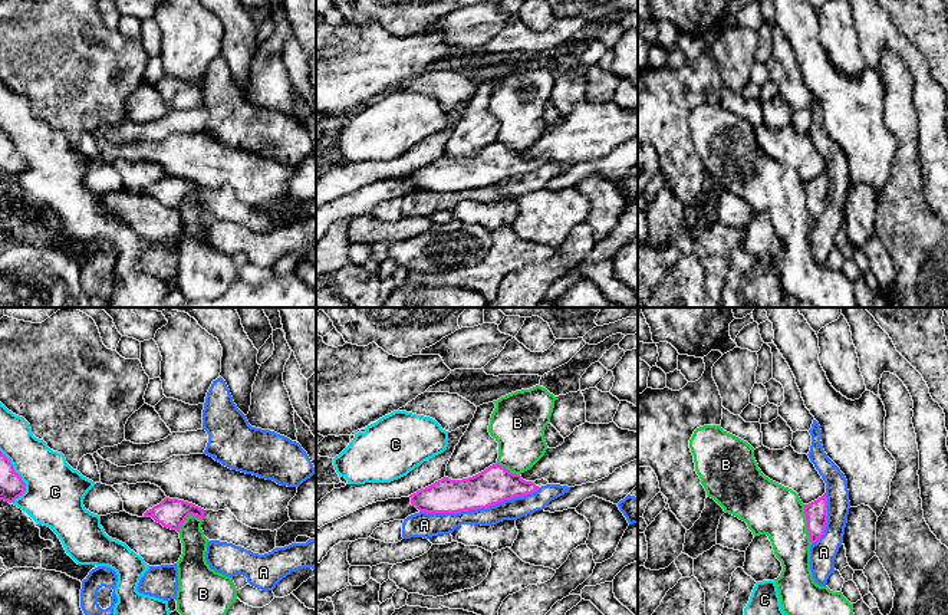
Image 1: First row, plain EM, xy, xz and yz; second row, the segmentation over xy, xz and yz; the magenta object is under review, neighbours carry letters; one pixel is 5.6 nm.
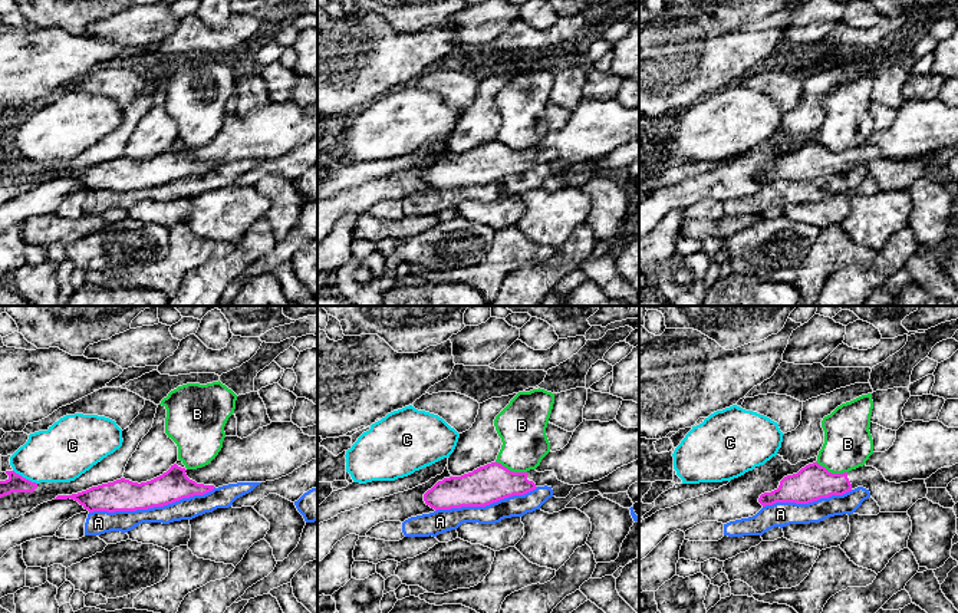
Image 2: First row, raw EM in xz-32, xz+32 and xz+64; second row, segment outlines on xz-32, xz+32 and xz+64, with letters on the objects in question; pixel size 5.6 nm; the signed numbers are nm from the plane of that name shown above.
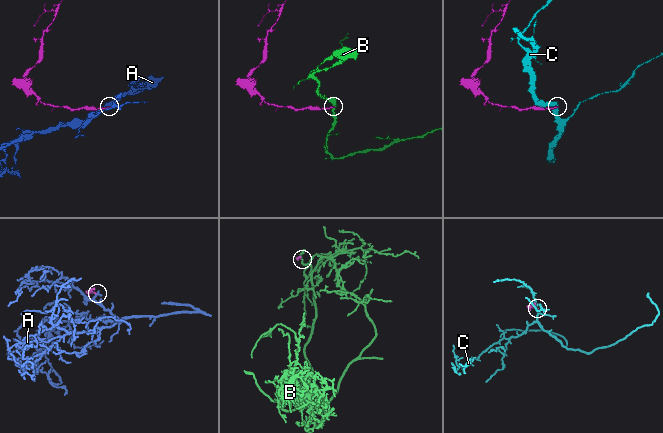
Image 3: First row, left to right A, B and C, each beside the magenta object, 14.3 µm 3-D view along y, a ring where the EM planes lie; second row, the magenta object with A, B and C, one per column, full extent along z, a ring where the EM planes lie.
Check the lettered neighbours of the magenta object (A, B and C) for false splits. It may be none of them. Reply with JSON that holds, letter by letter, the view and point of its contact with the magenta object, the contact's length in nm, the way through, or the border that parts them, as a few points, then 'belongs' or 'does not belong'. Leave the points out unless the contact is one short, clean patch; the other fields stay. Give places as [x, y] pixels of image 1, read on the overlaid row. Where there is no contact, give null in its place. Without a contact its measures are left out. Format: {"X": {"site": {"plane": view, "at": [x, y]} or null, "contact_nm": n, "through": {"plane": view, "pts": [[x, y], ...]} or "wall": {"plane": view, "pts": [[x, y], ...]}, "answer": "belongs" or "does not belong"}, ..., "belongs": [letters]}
{"A": {"site": {"plane": "xz", "at": [480, 507]}, "contact_nm": 700, "answer": "does not belong"}, "B": {"site": {"plane": "yz", "at": [807, 525]}, "contact_nm": 220, "wall": {"plane": "yz", "pts": [[803, 505], [807, 536], [812, 543]]}, "answer": "does not belong"}, "C": {"site": {"plane": "xy", "at": [20, 477]}, "contact_nm": 320, "answer": "does not belong"}, "belongs": []}

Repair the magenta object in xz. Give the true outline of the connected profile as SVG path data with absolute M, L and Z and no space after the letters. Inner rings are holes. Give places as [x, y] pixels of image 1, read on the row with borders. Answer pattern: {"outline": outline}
{"outline": "M498 463L463 480L444 477L411 494L411 504L425 513L460 513L487 509L537 491L547 480L526 481Z"}

